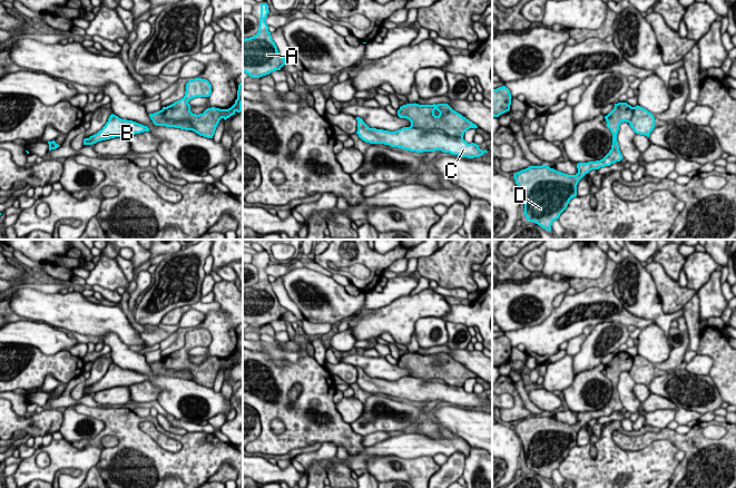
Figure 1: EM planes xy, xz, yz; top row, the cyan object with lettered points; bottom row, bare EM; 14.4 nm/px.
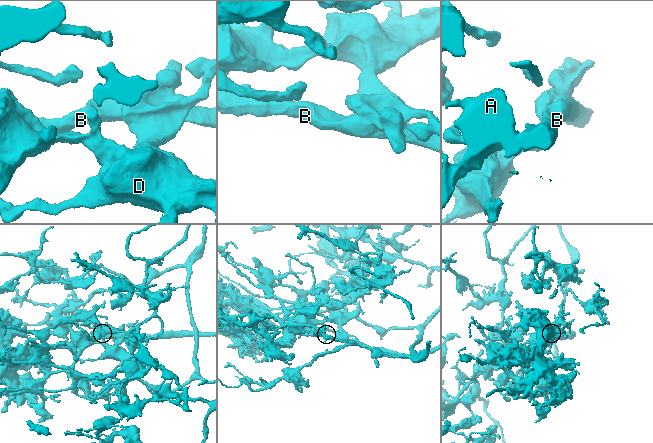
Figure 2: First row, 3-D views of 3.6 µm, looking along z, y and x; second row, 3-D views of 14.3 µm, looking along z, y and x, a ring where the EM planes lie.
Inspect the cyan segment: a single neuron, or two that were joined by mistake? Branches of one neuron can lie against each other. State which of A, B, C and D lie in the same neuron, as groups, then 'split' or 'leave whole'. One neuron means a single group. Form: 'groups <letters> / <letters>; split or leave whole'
groups A D / B C; split

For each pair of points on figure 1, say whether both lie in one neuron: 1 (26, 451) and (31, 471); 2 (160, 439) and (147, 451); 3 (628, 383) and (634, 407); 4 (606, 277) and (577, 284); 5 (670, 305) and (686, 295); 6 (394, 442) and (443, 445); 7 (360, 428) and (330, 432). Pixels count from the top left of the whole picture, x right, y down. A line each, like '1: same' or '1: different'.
1: different
2: different
3: same
4: same
5: same
6: same
7: different

